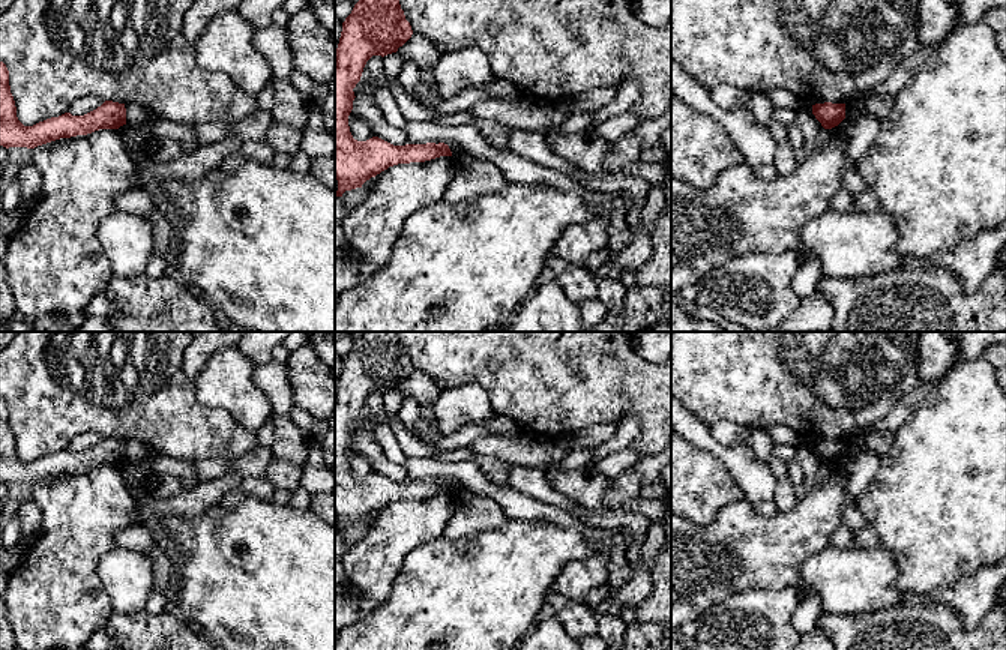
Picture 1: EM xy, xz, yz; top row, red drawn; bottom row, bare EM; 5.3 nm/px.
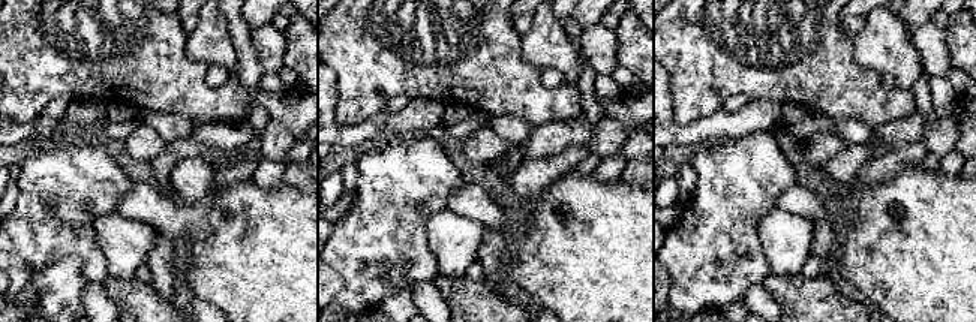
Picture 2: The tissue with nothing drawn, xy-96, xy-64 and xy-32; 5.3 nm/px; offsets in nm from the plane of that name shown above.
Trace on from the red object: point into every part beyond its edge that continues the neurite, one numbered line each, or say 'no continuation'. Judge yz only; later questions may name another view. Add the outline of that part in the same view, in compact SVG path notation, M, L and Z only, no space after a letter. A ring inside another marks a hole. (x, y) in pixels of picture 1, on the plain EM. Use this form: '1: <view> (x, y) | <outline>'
no continuation

